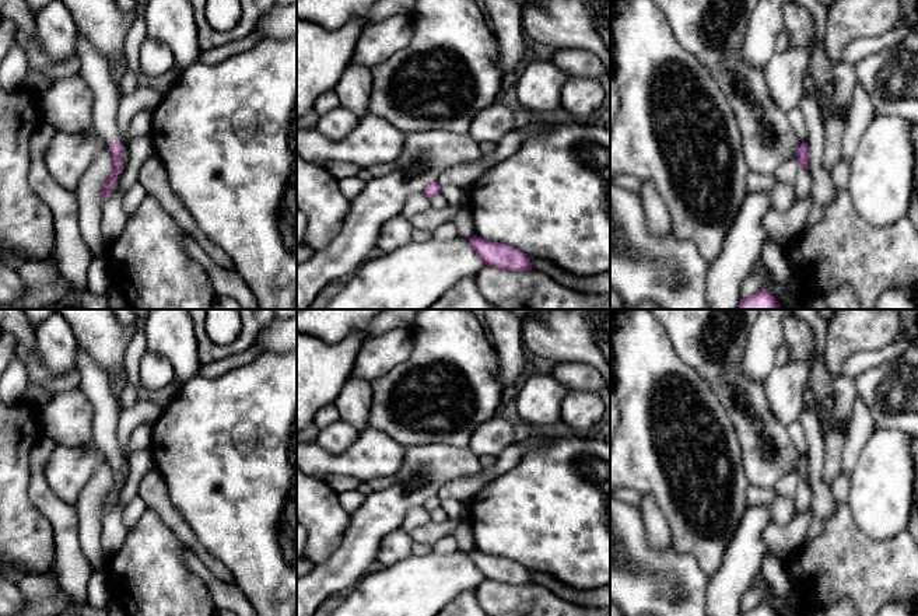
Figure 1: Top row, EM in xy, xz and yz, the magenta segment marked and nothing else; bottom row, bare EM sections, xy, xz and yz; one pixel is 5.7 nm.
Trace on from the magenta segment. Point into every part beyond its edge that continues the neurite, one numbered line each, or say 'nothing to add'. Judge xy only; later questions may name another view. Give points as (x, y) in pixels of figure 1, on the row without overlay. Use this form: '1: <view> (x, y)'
1: xy (94, 381)

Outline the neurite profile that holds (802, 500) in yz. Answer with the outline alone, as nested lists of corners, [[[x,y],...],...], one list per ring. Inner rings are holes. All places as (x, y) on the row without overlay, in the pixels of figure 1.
[[[799,480],[795,501],[795,514],[806,511],[812,501],[812,489],[805,480]]]

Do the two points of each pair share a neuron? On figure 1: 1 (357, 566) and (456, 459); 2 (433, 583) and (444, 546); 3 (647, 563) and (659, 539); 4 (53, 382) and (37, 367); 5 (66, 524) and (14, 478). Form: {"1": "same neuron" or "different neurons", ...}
{"1": "same neuron", "2": "different neurons", "3": "different neurons", "4": "same neuron", "5": "different neurons"}

